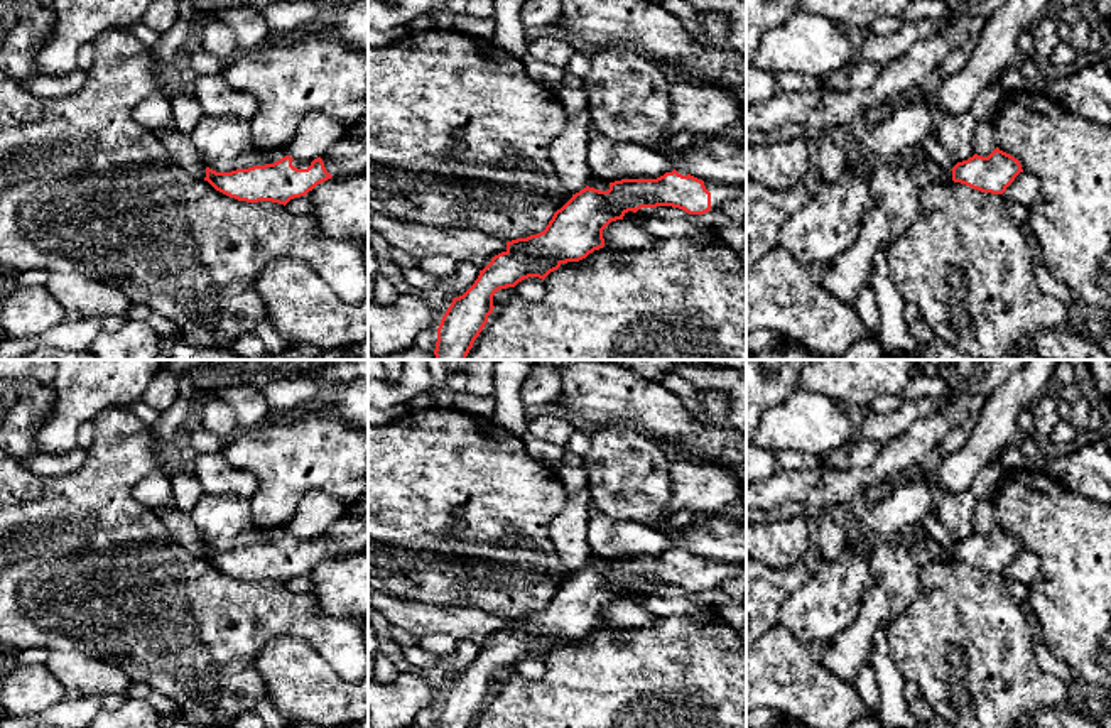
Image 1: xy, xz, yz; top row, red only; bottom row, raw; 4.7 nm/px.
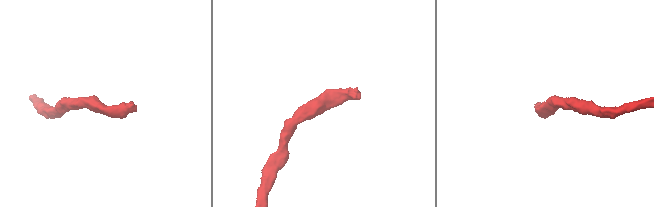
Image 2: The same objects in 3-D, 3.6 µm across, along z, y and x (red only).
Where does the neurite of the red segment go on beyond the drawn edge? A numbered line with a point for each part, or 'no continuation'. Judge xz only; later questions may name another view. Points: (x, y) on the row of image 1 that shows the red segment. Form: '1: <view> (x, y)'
1: xz (720, 193)

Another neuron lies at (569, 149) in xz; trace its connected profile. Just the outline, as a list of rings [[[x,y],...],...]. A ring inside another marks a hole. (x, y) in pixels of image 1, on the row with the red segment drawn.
[[[584,108],[567,115],[562,132],[550,144],[550,160],[556,174],[571,194],[589,184],[588,144],[594,133],[589,111]]]

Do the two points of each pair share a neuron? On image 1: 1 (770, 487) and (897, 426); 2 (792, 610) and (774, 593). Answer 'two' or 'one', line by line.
1: two
2: two

